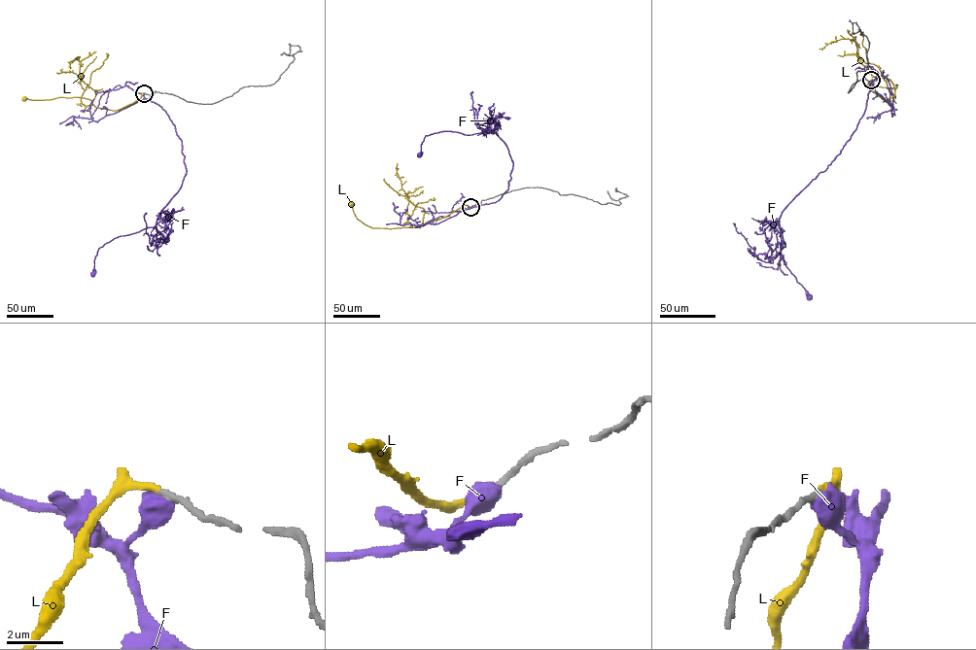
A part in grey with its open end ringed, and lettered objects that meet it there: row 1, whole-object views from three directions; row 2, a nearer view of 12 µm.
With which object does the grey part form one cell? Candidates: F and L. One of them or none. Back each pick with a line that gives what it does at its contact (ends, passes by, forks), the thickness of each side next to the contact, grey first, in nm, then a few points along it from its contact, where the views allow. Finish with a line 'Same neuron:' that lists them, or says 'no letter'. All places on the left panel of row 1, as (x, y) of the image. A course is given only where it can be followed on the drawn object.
L: it ends there; 240 nm thick on the grey side, 220 nm on the other; it runs (145, 93), (117, 110), (96, 107), (90, 100), (76, 97), (24, 98)
Same neuron: L

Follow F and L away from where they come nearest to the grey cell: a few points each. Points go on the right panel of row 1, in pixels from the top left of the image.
F: (871, 80), (855, 130), (779, 219), (783, 257), (808, 296)
L: (871, 80), (869, 87), (884, 100), (894, 96), (897, 85), (892, 87), (868, 85)

